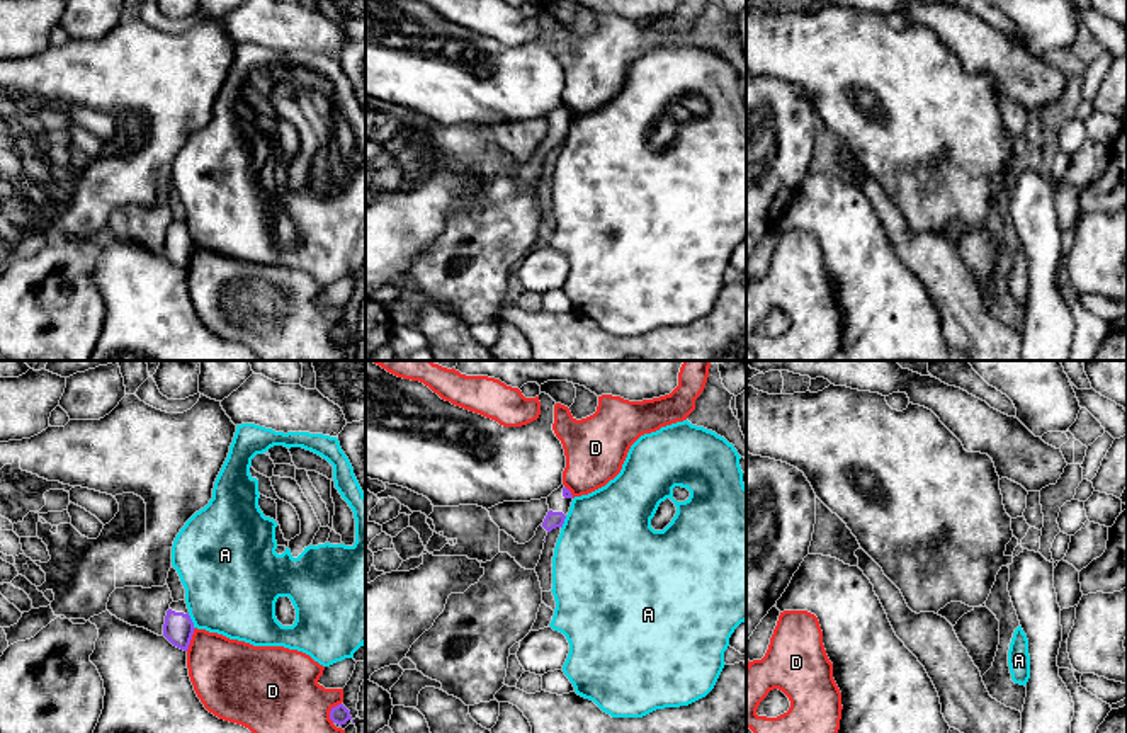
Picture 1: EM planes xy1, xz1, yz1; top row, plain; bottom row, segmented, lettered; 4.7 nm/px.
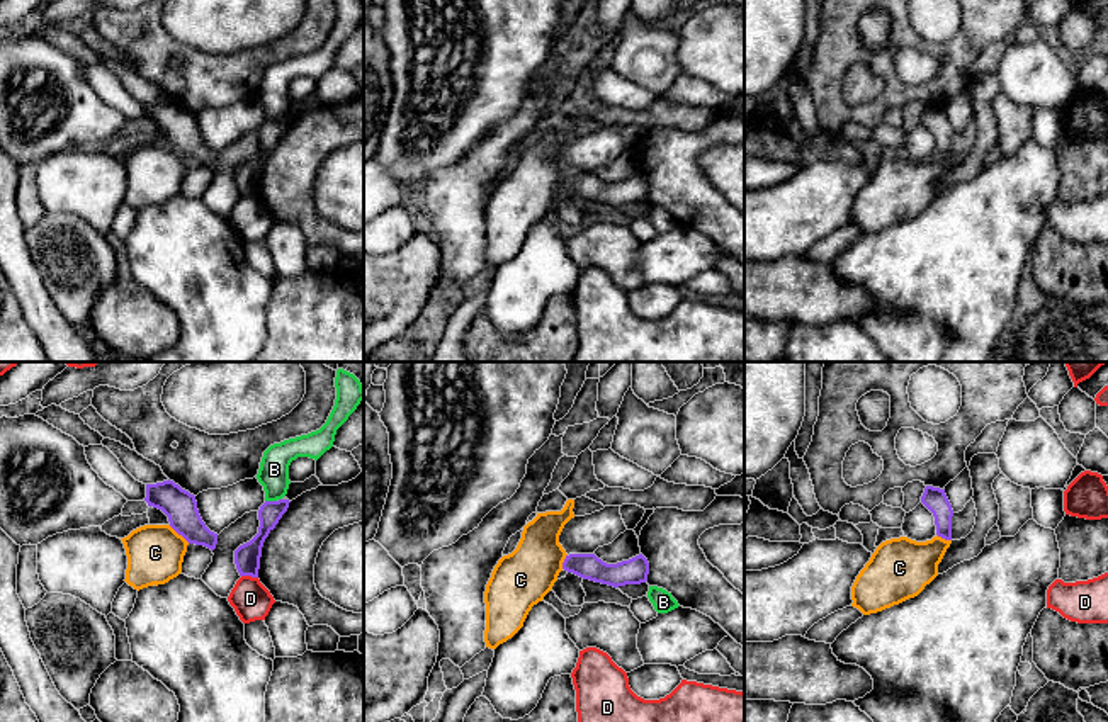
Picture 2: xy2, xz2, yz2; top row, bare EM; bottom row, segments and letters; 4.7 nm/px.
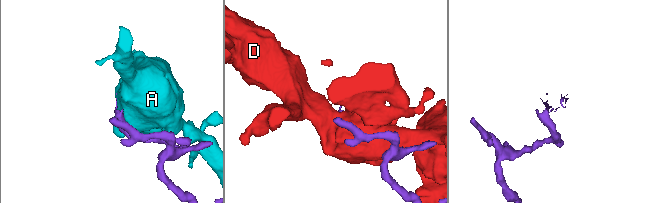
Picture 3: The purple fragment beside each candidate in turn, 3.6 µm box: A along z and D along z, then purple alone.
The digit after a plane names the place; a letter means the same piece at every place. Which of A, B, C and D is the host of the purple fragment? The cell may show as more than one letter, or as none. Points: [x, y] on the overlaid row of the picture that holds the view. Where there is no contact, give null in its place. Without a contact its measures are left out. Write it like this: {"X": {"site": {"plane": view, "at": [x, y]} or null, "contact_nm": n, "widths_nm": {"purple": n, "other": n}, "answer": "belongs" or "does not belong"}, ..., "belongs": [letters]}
{"A": {"site": {"plane": "xy1", "at": [191, 621]}, "contact_nm": 90, "widths_nm": {"purple": 140, "other": 440}, "answer": "does not belong"}, "B": {"site": {"plane": "xy2", "at": [271, 502]}, "contact_nm": 60, "widths_nm": {"purple": 110, "other": 140}, "answer": "does not belong"}, "C": {"site": {"plane": "xy2", "at": [179, 534]}, "contact_nm": 130, "widths_nm": {"purple": 160, "other": 280}, "answer": "does not belong"}, "D": {"site": {"plane": "xy1", "at": [330, 711]}, "contact_nm": 100, "widths_nm": {"purple": 90, "other": 360}, "answer": "does not belong"}, "belongs": []}

